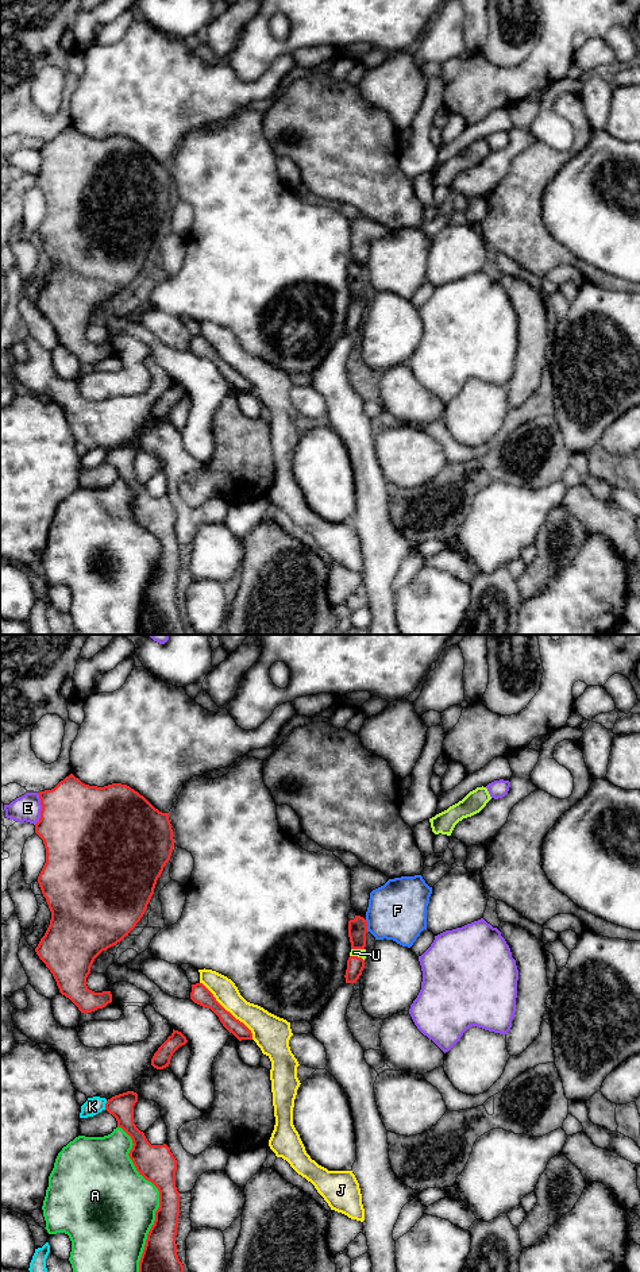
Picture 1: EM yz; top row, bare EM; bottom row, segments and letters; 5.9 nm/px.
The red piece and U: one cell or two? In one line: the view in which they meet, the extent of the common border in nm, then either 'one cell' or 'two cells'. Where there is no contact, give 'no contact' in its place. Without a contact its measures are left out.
yz | 90 nm | one cell

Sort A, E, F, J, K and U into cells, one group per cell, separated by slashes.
A / E / F / J / K / U

